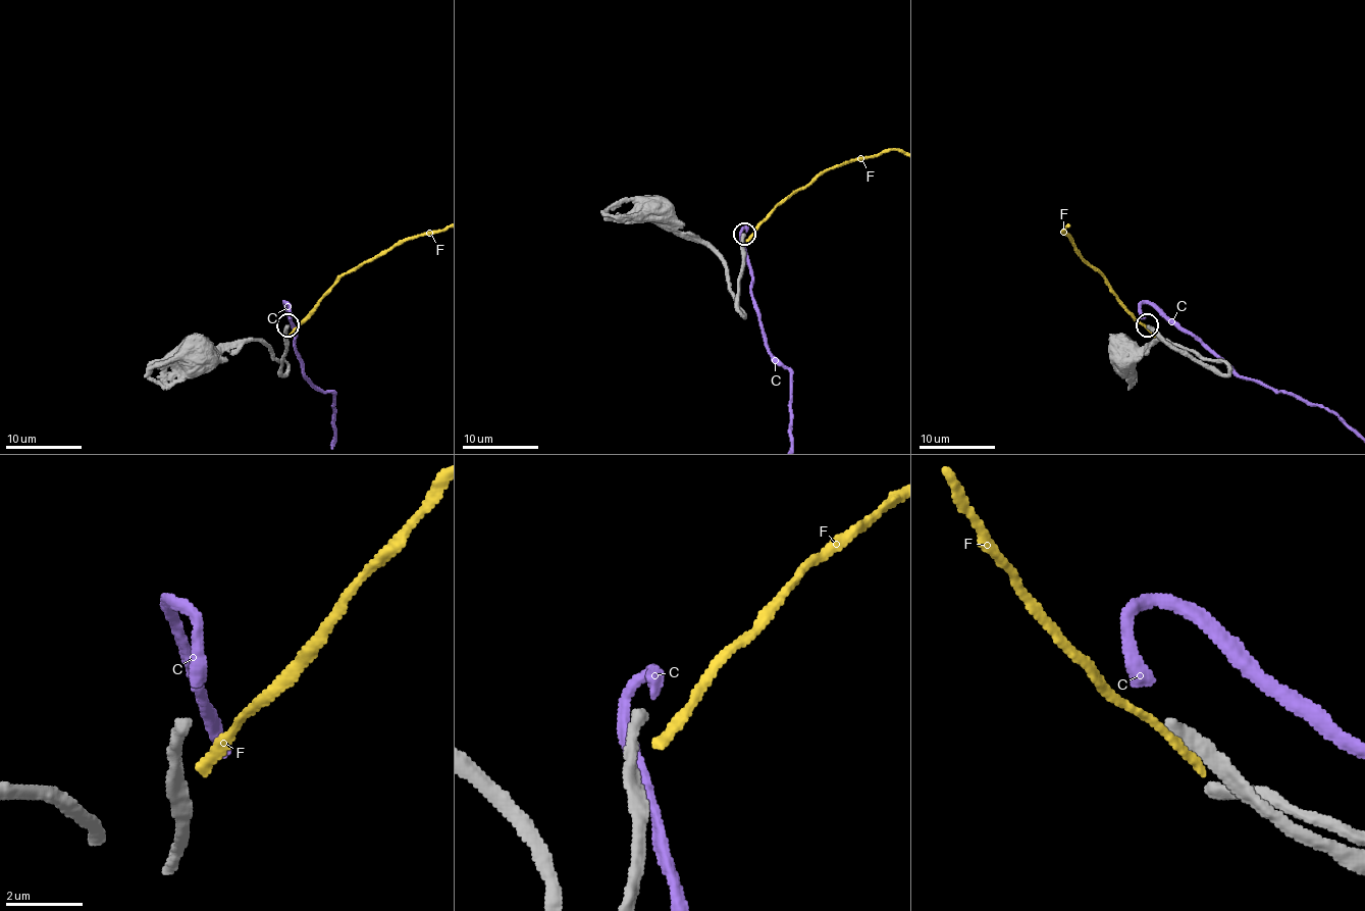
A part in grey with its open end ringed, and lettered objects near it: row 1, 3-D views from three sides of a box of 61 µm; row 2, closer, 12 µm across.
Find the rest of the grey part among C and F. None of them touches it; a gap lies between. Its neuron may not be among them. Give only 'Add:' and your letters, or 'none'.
Add: C

